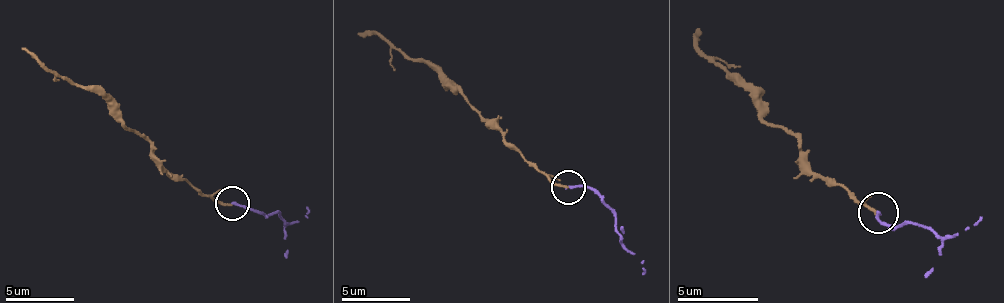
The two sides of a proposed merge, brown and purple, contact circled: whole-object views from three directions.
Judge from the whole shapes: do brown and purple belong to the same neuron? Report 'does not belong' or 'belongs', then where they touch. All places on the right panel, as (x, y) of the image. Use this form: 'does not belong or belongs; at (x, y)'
belongs; at (878, 212)

